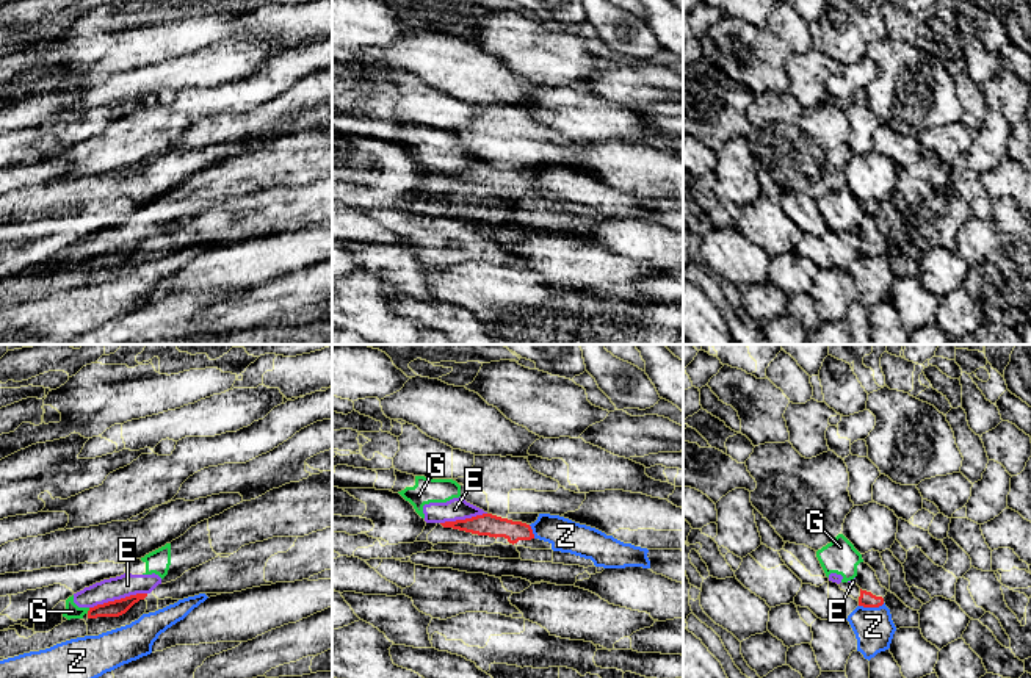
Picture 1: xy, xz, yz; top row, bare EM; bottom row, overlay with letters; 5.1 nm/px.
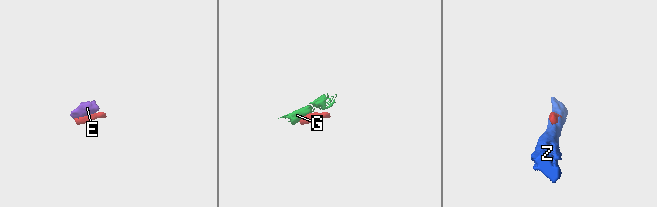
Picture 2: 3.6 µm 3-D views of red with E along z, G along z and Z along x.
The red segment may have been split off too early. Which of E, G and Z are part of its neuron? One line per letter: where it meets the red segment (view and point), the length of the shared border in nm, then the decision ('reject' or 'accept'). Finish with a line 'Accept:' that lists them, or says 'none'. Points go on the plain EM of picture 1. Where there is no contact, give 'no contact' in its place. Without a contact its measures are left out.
E: xy (118, 249) | 300 nm | reject
G: xy (88, 260) | 40 nm | reject
Z: yz (871, 256) | 140 nm | reject
Accept: none

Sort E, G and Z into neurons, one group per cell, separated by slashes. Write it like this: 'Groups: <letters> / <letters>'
Groups: E G / Z

